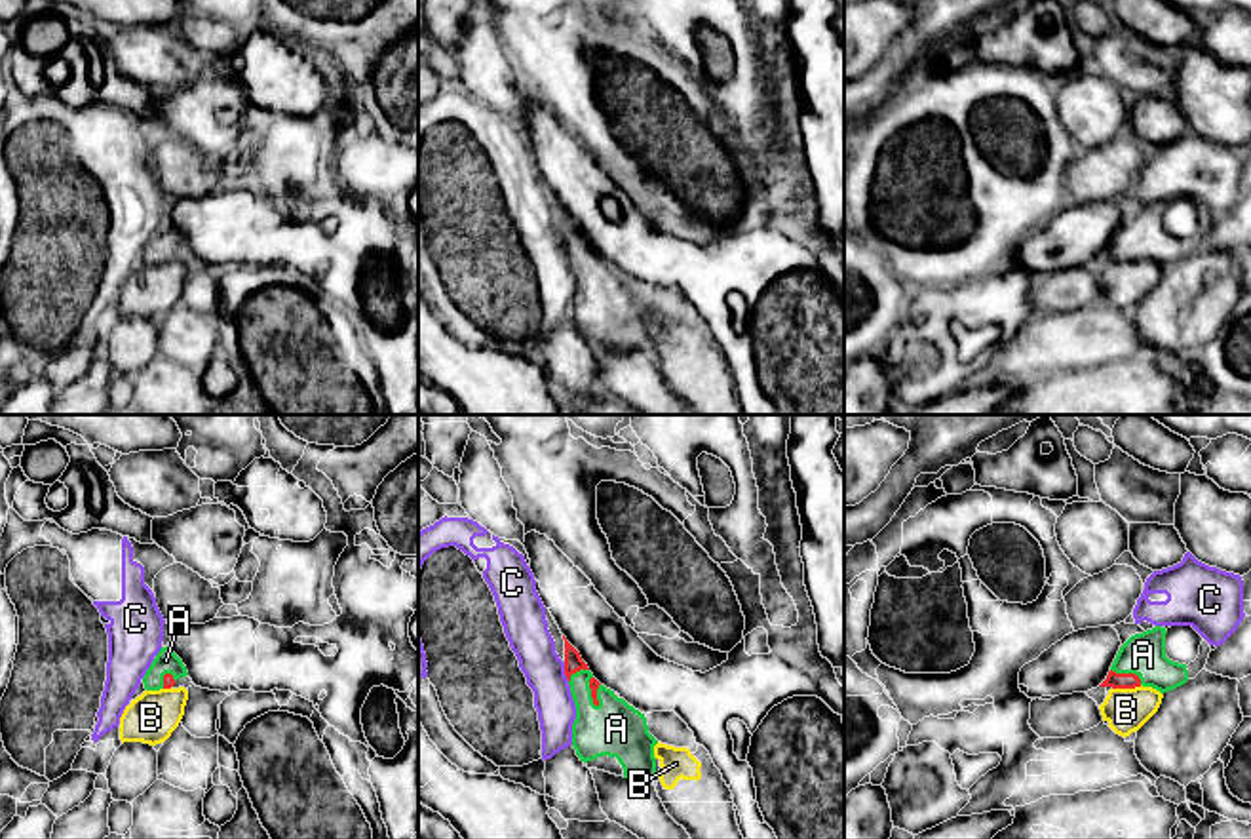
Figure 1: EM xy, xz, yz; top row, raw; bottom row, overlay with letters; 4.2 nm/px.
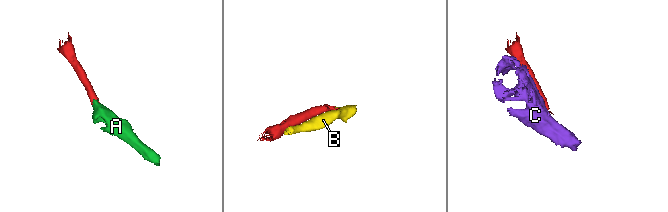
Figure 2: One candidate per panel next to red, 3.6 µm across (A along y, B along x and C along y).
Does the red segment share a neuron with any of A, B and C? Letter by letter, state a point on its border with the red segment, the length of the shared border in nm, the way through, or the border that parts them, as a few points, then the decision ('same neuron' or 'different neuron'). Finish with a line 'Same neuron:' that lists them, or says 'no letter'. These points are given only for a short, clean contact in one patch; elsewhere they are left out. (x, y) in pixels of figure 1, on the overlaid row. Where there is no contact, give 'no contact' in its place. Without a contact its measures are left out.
A: yz (1128, 674) | 150 nm | across yz (1113, 680), (1128, 674), (1143, 655) | same neuron
B: yz (1126, 687) | 130 nm | different neuron
C: xz (565, 672) | 80 nm | different neuron
Same neuron: A

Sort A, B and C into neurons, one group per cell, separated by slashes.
A / B / C

